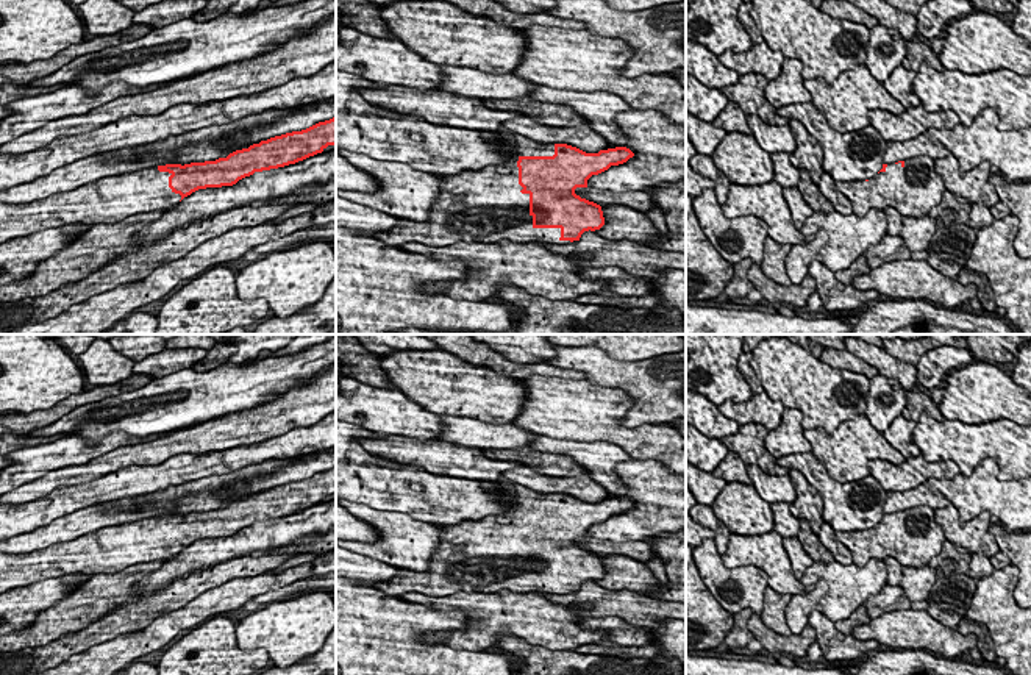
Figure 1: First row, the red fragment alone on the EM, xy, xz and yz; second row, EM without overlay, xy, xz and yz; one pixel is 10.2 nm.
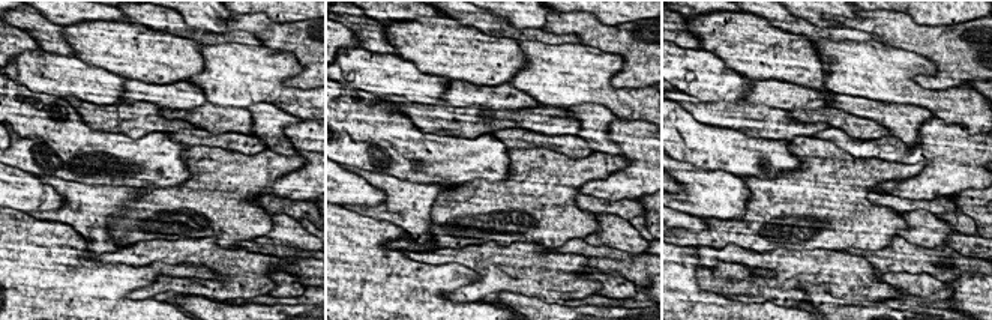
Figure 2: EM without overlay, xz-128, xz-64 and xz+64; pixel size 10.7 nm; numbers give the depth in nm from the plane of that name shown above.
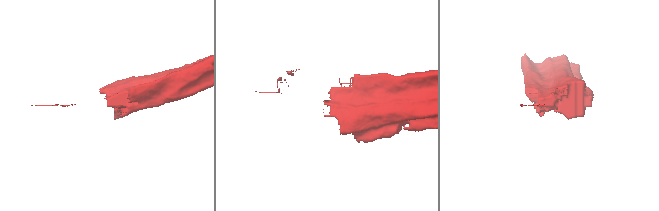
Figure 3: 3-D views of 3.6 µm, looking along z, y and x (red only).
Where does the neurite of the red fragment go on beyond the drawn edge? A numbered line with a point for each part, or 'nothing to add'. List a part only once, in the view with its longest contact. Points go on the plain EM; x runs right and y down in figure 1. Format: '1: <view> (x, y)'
1: xz (486, 555)

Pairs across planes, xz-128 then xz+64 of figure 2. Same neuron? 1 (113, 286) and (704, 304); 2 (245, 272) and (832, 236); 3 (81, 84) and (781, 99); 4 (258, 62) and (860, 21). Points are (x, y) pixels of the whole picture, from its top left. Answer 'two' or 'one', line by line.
1: one
2: two
3: two
4: two

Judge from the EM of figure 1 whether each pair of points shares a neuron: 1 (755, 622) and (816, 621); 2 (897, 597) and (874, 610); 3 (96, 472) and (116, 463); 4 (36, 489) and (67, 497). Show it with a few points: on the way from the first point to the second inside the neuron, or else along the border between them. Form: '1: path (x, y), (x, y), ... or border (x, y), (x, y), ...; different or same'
1: border (814, 632), (816, 639); different
2: path (891, 599), (880, 603); same
3: path (100, 467), (111, 463); same
4: border (86, 483), (58, 485), (41, 497), (16, 505); different

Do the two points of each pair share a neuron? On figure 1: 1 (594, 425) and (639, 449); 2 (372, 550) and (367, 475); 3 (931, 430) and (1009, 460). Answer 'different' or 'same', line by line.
1: same
2: different
3: same

